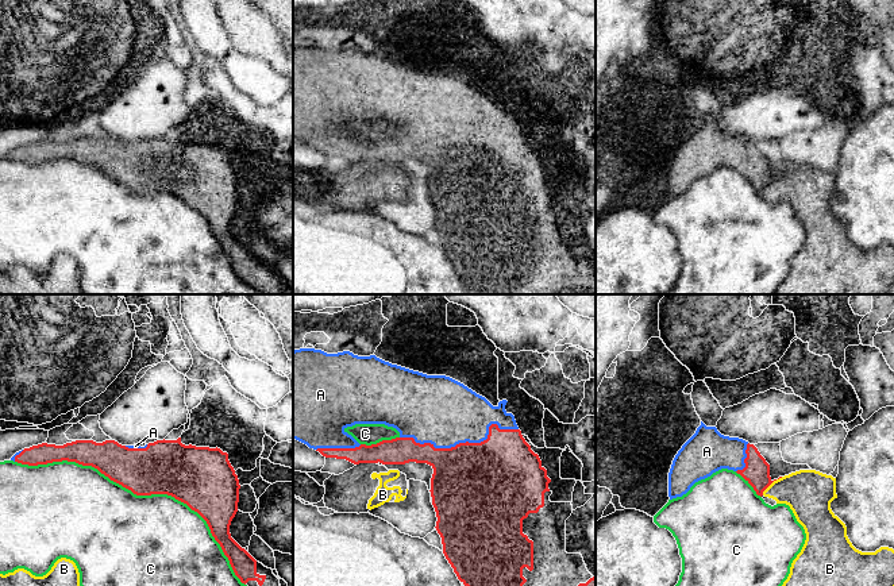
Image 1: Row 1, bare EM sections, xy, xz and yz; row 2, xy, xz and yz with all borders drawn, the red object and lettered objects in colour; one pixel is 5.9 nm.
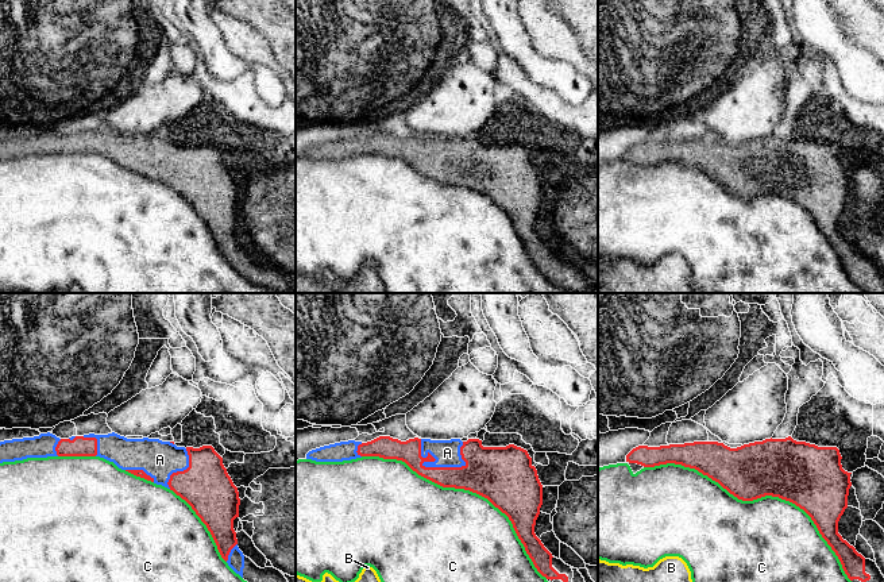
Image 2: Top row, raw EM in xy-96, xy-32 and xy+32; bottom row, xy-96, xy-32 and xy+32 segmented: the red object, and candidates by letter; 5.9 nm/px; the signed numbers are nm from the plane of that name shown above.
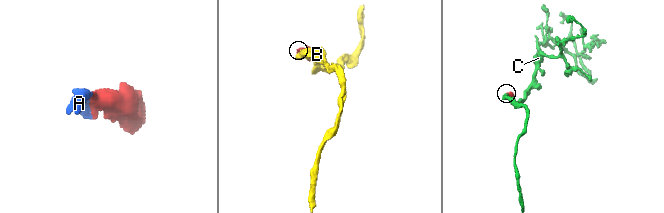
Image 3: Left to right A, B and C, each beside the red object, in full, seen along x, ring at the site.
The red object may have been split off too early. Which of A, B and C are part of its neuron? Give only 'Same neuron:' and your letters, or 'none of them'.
Same neuron: A

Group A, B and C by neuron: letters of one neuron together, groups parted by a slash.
A / B / C

